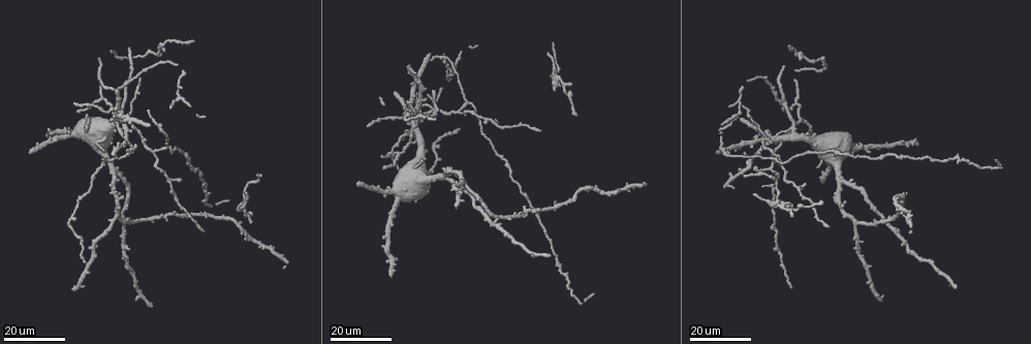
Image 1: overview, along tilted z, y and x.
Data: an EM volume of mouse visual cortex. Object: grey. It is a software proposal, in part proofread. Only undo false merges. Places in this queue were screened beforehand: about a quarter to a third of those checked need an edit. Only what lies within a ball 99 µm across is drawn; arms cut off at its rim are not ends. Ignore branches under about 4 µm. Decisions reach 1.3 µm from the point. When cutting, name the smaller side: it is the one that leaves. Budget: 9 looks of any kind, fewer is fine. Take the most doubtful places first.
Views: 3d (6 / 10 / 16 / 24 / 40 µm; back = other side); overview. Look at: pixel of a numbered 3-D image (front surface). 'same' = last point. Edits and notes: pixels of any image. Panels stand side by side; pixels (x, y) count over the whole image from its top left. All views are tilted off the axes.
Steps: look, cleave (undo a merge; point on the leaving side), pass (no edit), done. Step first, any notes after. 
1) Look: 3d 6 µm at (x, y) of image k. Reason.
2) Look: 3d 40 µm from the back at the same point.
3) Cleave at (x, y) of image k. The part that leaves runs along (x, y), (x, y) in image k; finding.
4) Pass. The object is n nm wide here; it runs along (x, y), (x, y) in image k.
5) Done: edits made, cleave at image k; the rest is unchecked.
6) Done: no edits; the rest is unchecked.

Look: 3d 24 µm at (779, 201) of image 1. Looks like a crossing.

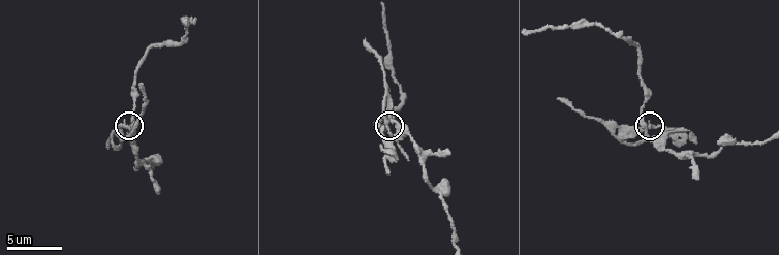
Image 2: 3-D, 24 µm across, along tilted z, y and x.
Look: 3d 10 µm at (643, 122) of image 2. Zoom in.

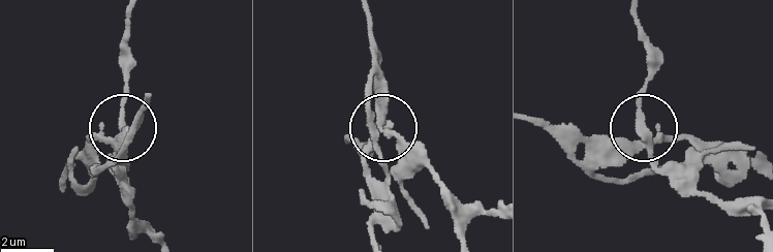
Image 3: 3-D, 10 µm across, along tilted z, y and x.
Cleave at (379, 87) of image 3. The part that leaves runs along (641, 145), (533, 124) in image 3; two cells meet here.

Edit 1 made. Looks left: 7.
Look: 3d 16 µm at (783, 104) of image 1. Three arms meet.

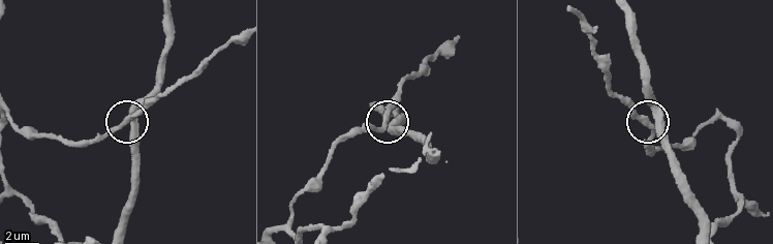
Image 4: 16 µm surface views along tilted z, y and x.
Look: 3d 10 µm at (385, 121) of image 4.

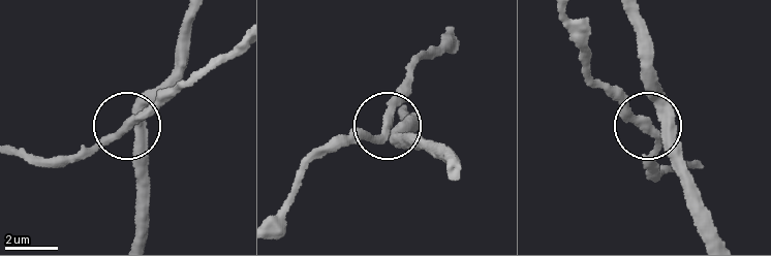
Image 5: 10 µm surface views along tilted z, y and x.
Pass. The object is 260 nm wide here; it runs along (714, 234), (678, 134), (667, 122), (631, 120), (611, 85) in image 5; one cell here.

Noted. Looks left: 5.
Look: 3d 24 µm at (170, 183) of image 1. Four or more arms meet.

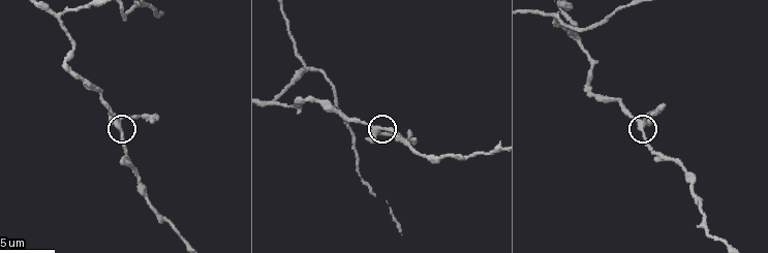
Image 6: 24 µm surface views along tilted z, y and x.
Look: 3d 10 µm at (121, 121) of image 6.

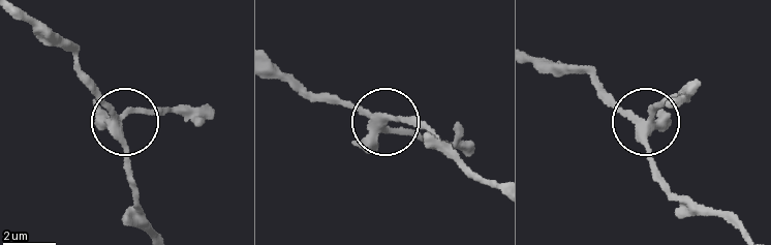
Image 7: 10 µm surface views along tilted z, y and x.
Look: 3d 6 µm at (649, 118) of image 7. Closer look.

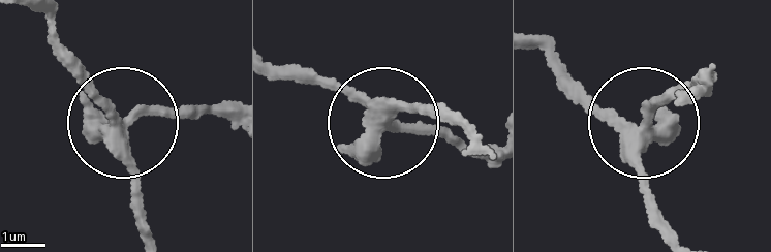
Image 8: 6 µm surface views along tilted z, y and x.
Pass. It runs along (53, 19), (124, 125), (235, 113) in image 8; continuous, no second cell.

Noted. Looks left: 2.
Look: 3d 10 µm at (555, 15) of image 6. Three-way junction.

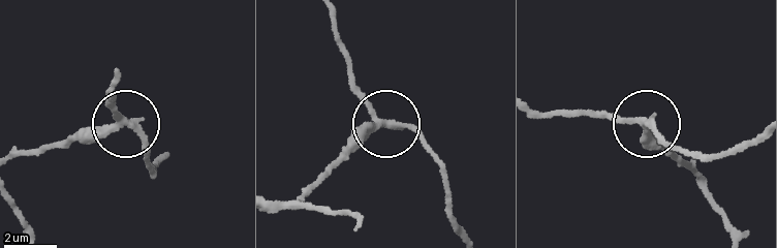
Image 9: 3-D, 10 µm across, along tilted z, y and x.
Cleave at (113, 104) of image 9. The object is 230 nm wide here; the part that leaves runs along (645, 123), (709, 157), (759, 141) in image 9; a second cell is stuck on.

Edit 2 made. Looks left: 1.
Done: edits made, cleave at image 3, cleave at image 9; the rest is unchecked.

